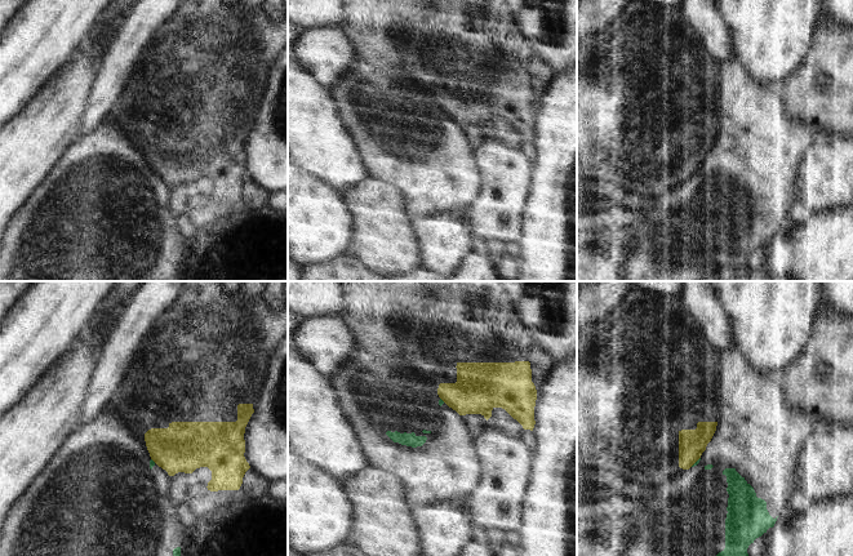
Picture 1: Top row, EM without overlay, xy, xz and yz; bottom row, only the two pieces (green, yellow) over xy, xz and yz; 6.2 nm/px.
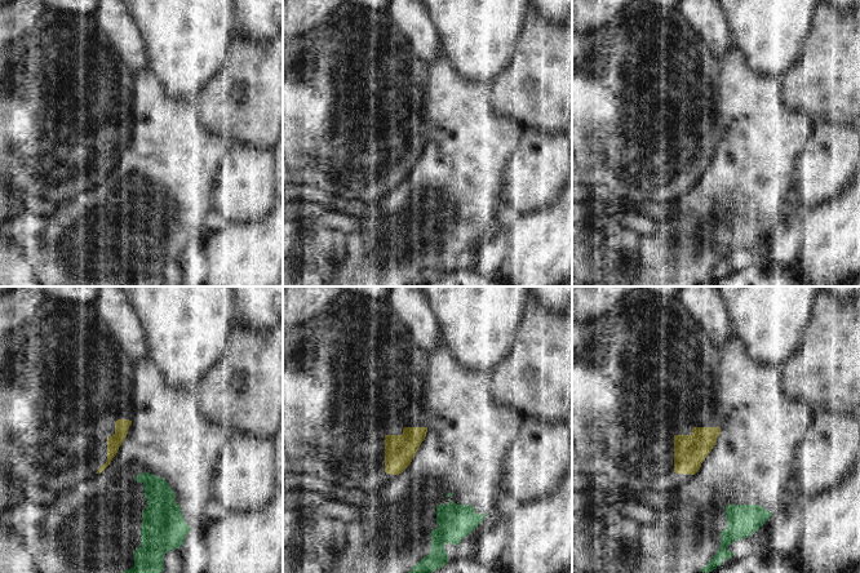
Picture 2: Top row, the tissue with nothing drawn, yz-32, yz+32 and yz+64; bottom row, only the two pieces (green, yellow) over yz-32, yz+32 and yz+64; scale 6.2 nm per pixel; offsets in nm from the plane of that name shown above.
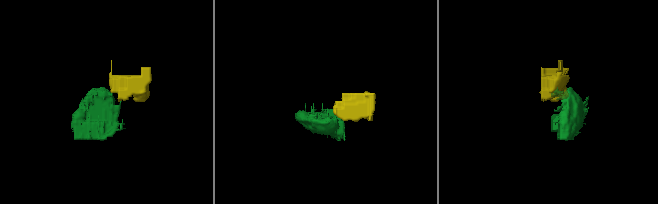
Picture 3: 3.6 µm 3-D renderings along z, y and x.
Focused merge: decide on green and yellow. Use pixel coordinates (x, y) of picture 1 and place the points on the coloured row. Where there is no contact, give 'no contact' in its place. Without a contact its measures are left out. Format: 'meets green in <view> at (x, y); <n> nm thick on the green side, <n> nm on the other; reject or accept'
meets green in yz at (696, 462); 20 nm thick on the green side, 180 nm on the other; reject

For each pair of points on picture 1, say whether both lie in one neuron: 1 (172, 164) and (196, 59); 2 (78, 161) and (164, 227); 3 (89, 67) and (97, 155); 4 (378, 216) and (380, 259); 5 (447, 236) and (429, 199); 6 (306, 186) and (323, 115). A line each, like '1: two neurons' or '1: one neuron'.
1: one neuron
2: one neuron
3: two neurons
4: one neuron
5: two neurons
6: two neurons

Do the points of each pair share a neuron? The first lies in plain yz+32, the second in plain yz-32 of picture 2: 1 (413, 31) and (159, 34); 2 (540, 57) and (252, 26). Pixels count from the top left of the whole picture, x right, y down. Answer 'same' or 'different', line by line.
1: different
2: different

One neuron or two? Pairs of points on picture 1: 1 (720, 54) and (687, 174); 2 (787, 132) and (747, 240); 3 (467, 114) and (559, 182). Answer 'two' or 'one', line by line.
1: two
2: one
3: two

